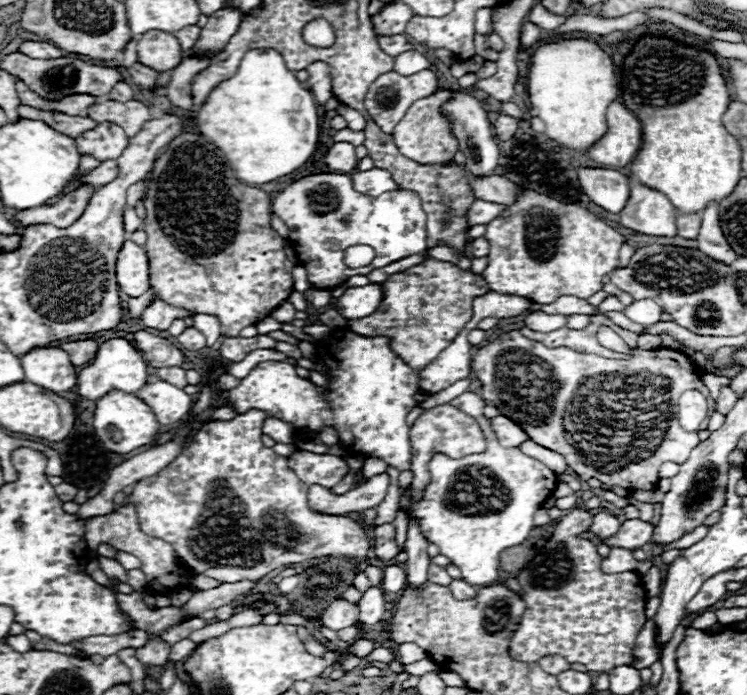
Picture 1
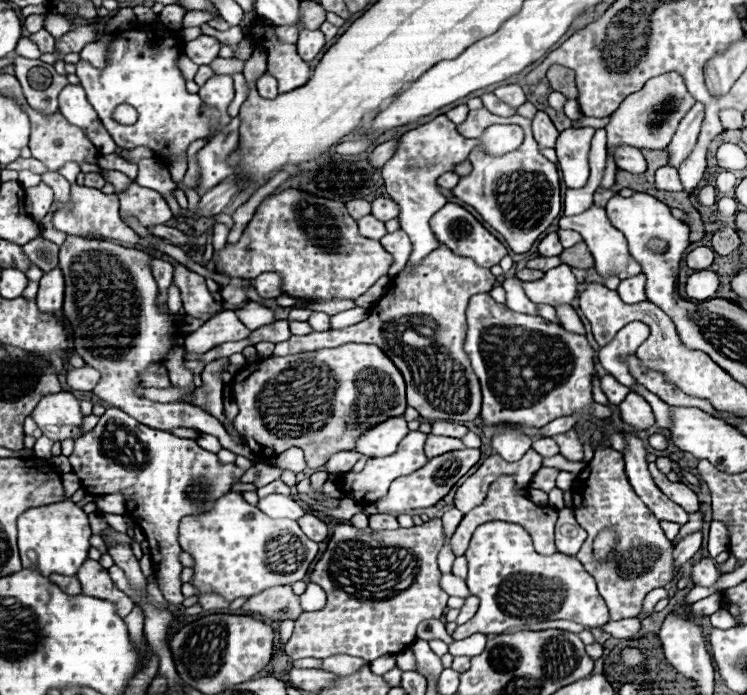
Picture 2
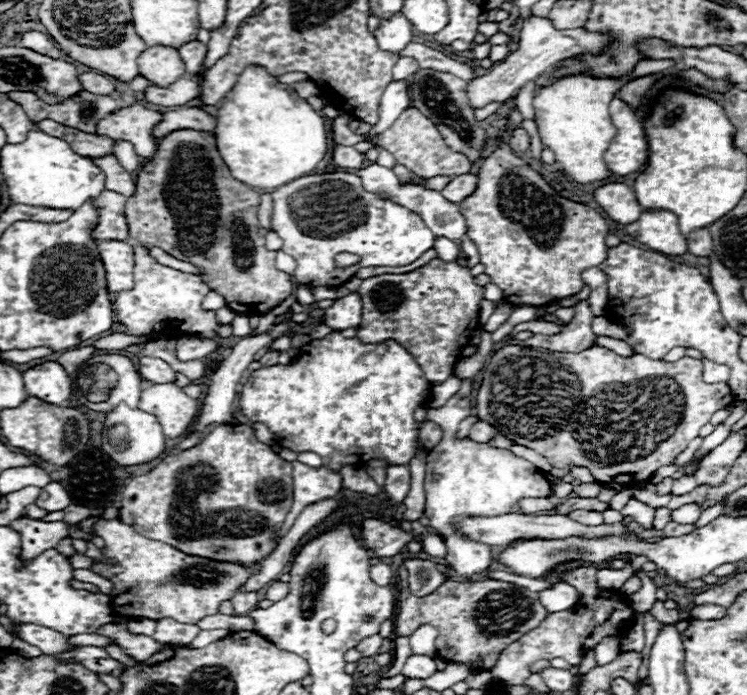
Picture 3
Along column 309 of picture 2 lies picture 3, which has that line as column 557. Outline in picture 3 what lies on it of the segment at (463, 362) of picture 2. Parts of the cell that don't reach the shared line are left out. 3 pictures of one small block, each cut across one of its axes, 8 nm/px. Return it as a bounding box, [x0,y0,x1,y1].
[522,300,596,352]

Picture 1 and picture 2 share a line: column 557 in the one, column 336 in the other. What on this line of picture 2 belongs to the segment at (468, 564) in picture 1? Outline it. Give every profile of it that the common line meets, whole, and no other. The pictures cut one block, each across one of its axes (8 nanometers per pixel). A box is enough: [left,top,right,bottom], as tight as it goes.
[336,430,428,506]

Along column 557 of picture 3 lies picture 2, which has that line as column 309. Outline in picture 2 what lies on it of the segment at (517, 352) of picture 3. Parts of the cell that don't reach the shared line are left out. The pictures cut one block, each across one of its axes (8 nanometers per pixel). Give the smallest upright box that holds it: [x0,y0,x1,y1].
[232,342,406,468]

